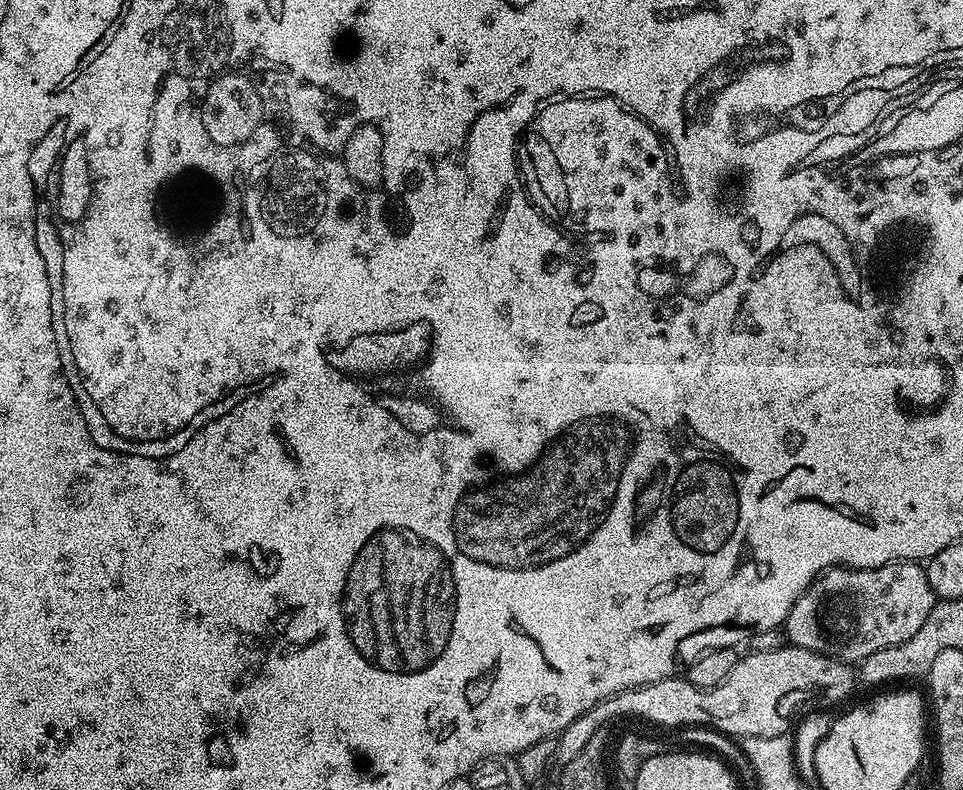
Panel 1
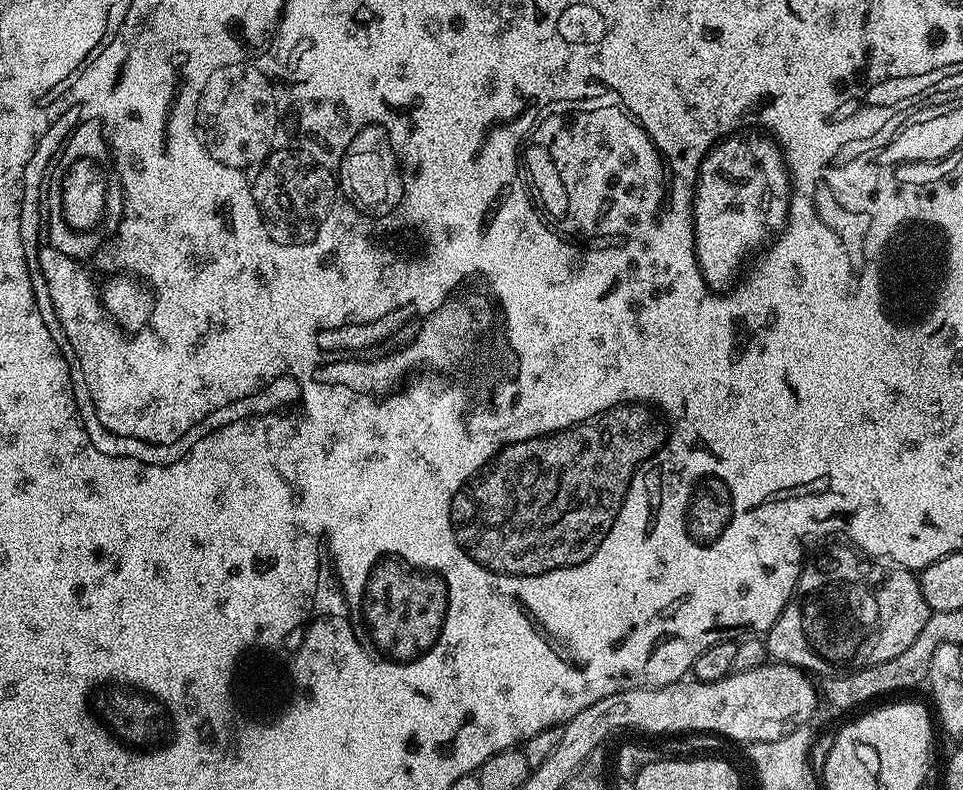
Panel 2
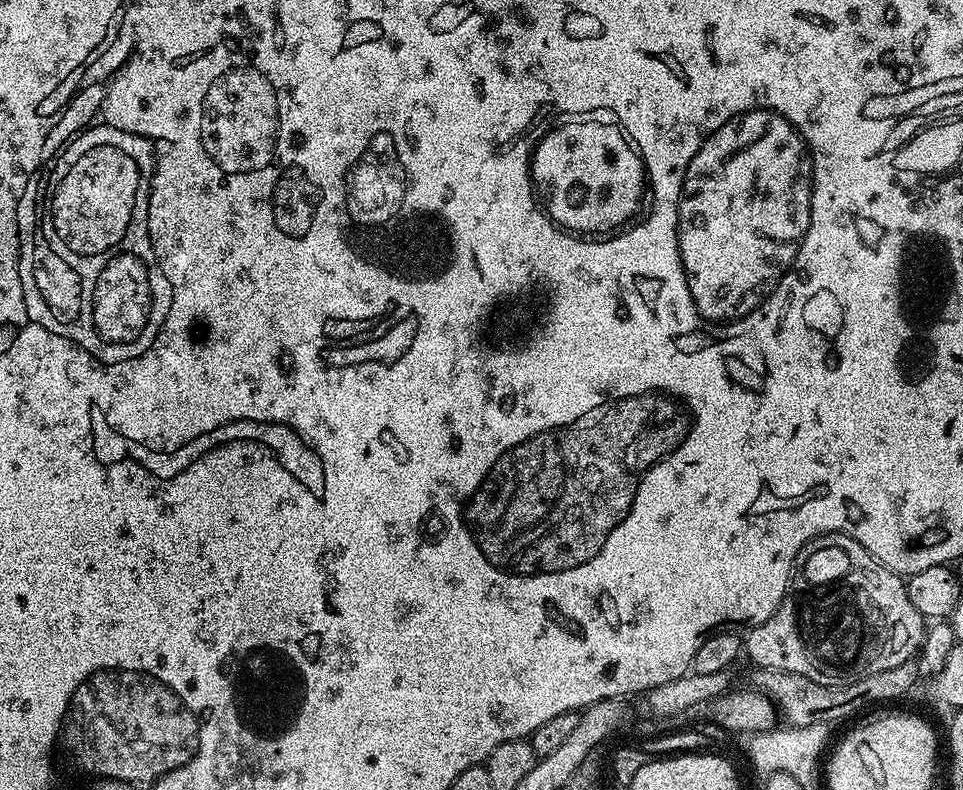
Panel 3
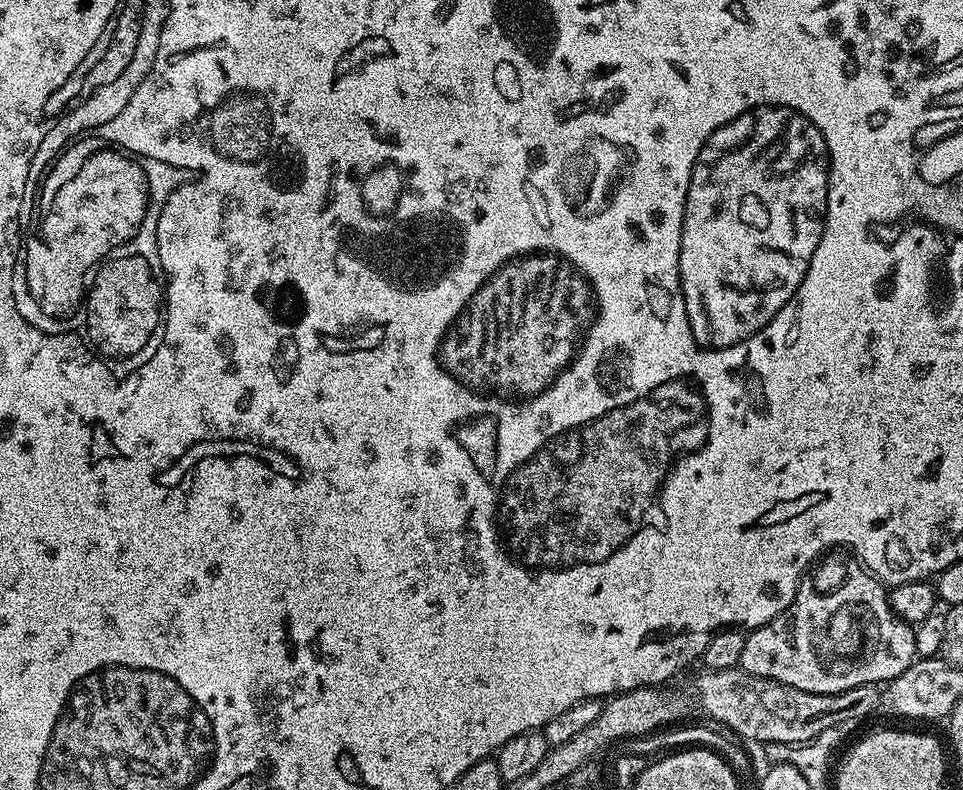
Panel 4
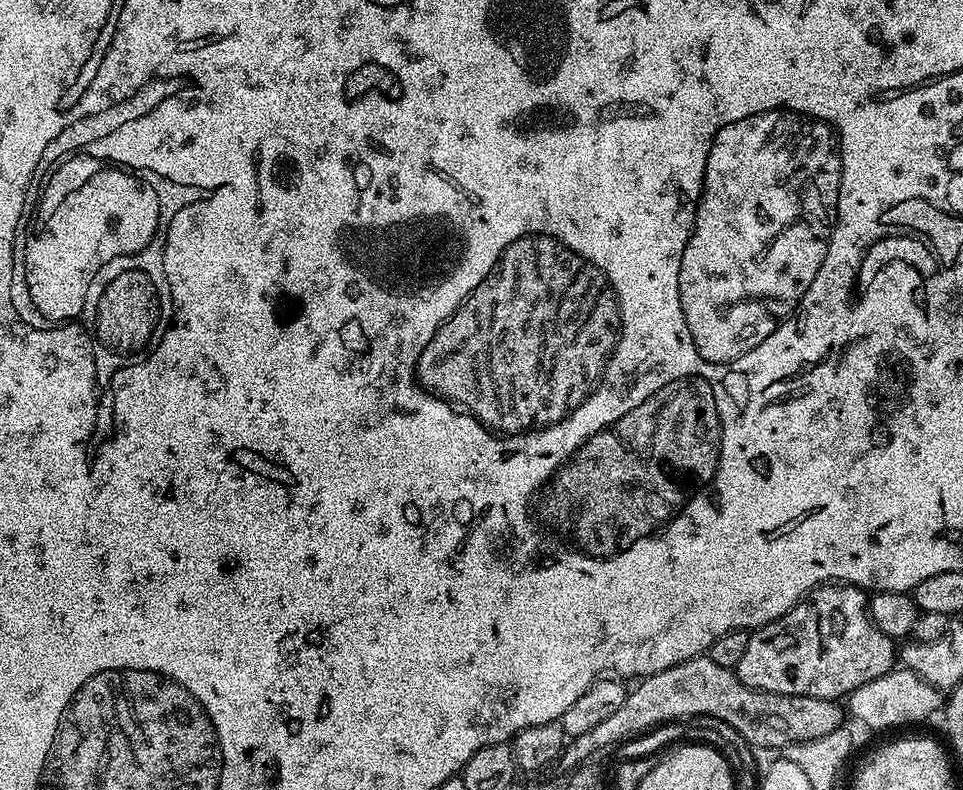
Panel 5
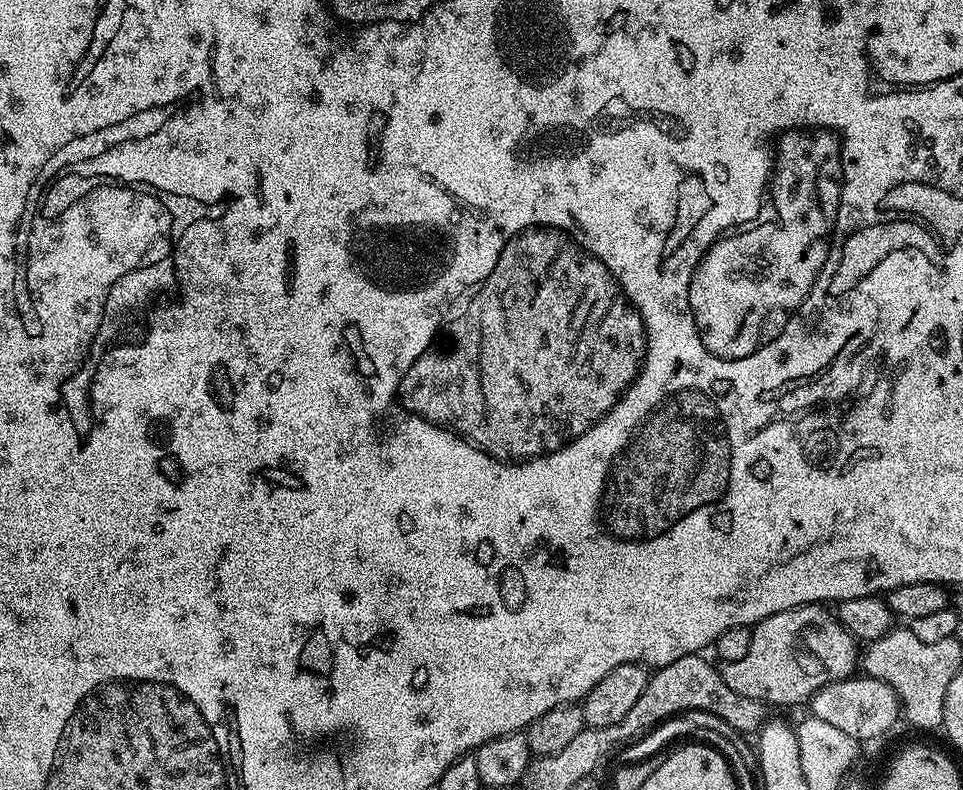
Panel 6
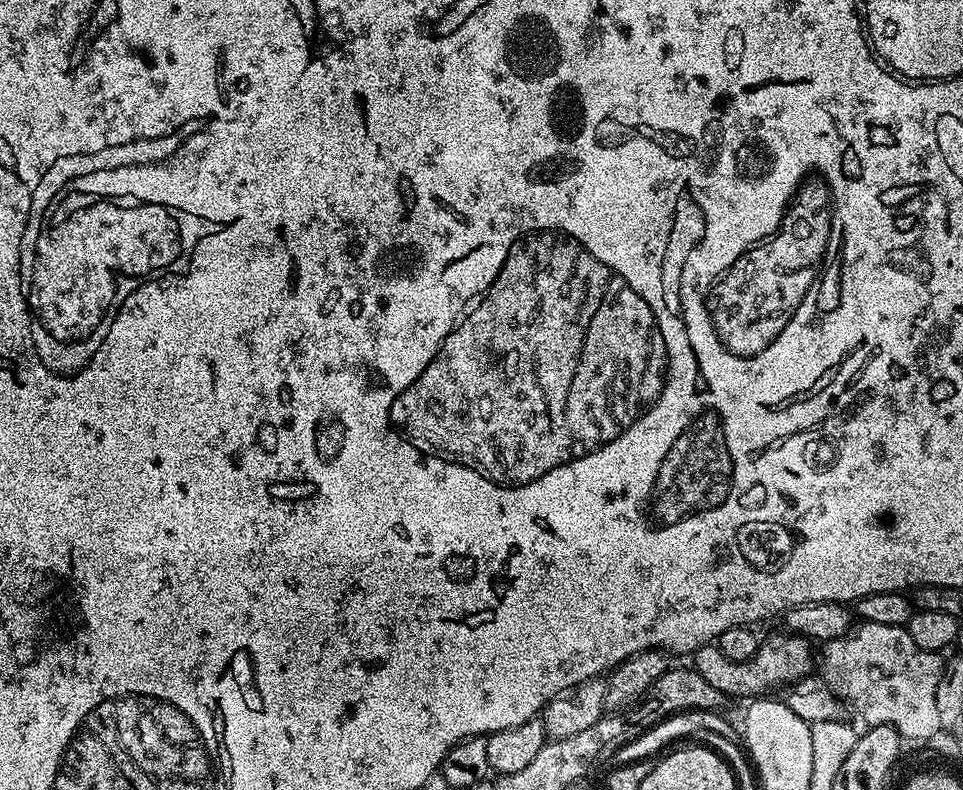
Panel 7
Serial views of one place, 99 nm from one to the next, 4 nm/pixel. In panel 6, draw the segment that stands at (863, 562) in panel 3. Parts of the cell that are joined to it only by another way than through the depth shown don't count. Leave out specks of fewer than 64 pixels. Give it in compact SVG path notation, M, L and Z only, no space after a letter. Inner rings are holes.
M804 604L801 608L782 610L778 614L770 614L770 618L761 620L752 628L750 651L739 662L730 662L720 668L726 686L730 686L734 694L742 694L742 698L763 700L765 705L773 706L772 704L800 704L803 700L804 703L811 701L812 695L822 686L849 679L857 671L858 661L862 656L861 649L856 637L839 623L831 611L827 612L824 608L827 607L820 604Z

